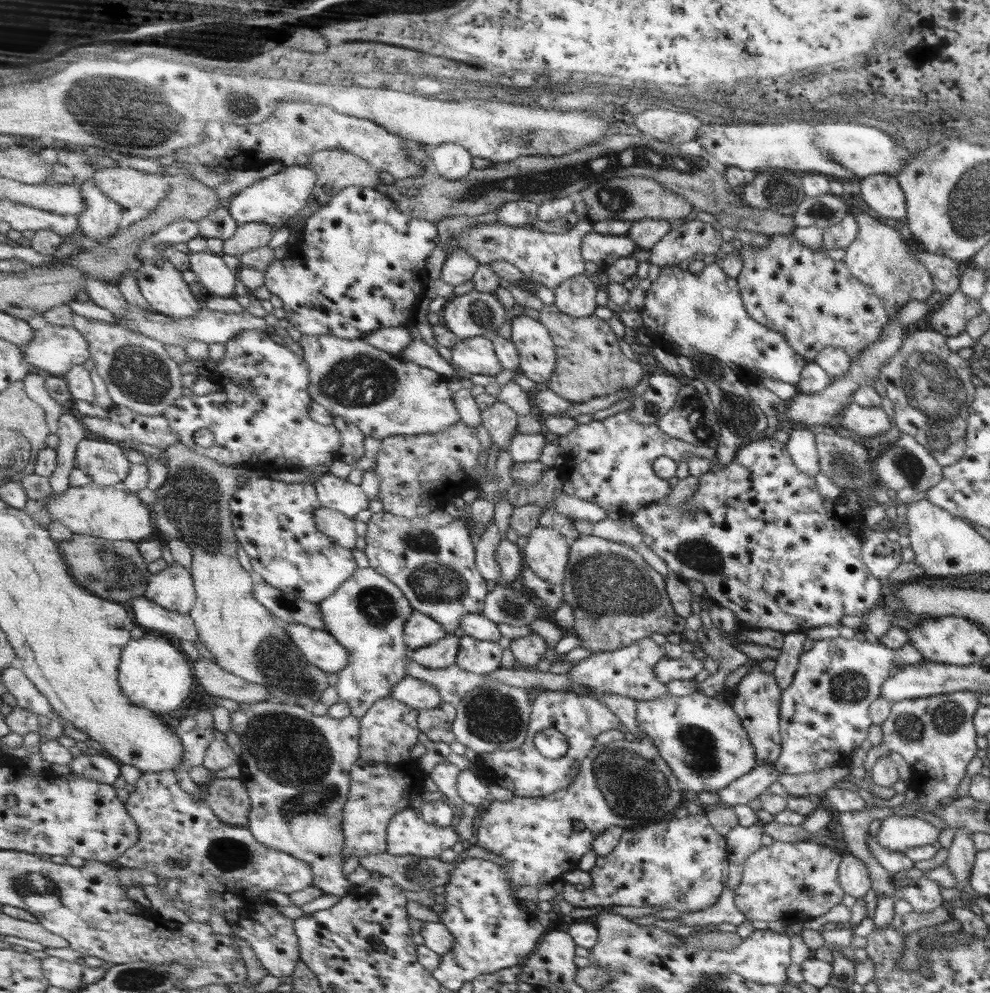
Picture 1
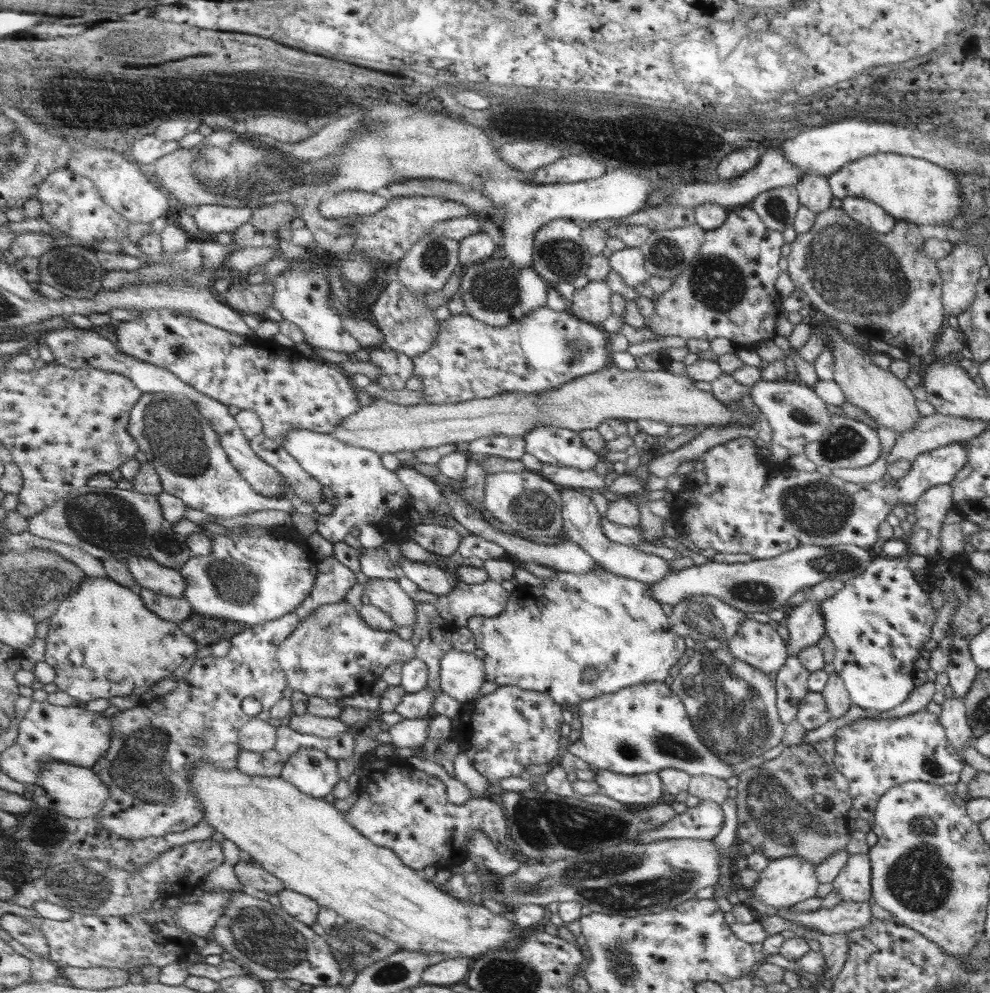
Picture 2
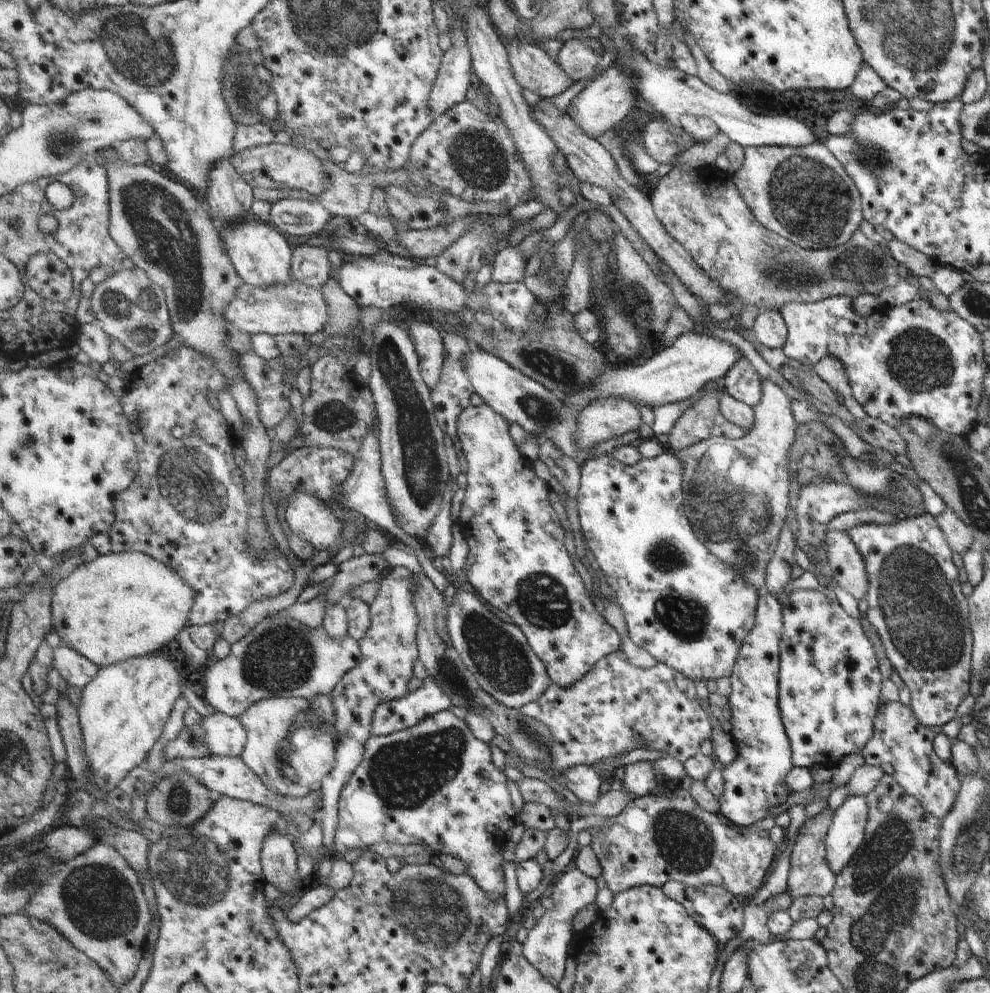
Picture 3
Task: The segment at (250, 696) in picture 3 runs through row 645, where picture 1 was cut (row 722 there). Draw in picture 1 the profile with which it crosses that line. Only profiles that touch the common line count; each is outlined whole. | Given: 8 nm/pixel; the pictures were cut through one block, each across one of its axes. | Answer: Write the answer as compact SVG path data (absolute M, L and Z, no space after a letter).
M245 702L240 710L232 712L232 727L238 735L242 754L240 755L240 771L241 778L248 786L249 795L252 799L252 809L249 821L249 830L253 833L261 844L269 849L277 850L297 858L299 861L305 862L309 867L313 868L314 882L323 893L342 897L347 895L353 886L345 876L343 864L345 864L346 850L345 833L343 830L344 806L349 801L350 790L352 788L352 770L356 763L360 760L360 720L351 715L343 720L334 720L328 714L316 715L312 714L309 707L301 705L290 705L279 702Z

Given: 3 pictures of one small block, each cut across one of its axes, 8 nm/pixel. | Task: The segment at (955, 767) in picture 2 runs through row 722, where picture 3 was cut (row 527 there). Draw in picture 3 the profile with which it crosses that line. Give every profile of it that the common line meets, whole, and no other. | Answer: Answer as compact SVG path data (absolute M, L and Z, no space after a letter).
M925 513L923 516L915 516L915 518L898 517L897 522L893 522L893 524L863 523L859 524L859 526L853 526L853 528L849 528L849 530L845 530L845 534L847 534L849 540L853 542L857 553L861 556L865 576L867 578L867 591L864 597L865 602L867 602L867 611L864 614L867 616L867 622L873 626L875 634L879 636L879 640L881 640L881 644L883 644L883 650L885 650L885 656L887 656L892 670L898 674L904 686L909 690L909 695L911 696L909 708L911 708L913 716L915 716L915 720L917 720L919 724L929 728L933 726L940 728L944 723L956 718L956 709L963 698L968 694L967 682L969 681L972 637L968 620L969 606L967 605L966 597L961 594L960 584L958 582L958 570L953 565L951 550L941 530L937 527L935 517Z

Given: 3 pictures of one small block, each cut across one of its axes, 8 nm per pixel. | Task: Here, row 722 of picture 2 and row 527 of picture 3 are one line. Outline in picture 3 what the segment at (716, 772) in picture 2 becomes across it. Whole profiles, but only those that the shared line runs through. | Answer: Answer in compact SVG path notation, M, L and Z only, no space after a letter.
M670 449L659 457L642 459L634 466L621 464L613 456L604 455L587 460L580 467L580 472L582 477L580 478L576 500L582 535L586 539L587 548L593 553L593 557L600 567L601 575L607 587L616 593L616 602L624 611L624 618L633 643L643 650L647 650L658 663L667 664L669 667L683 672L692 680L701 680L701 682L706 683L707 680L715 681L717 678L728 678L732 667L736 665L736 659L739 657L741 642L744 641L745 634L748 634L751 626L753 626L757 595L755 590L751 588L751 584L745 582L745 579L741 578L741 575L737 574L737 571L733 570L731 566L727 566L727 564L721 562L721 559L715 558L693 534L693 528L685 510L684 474L686 467L681 466L681 460Z

